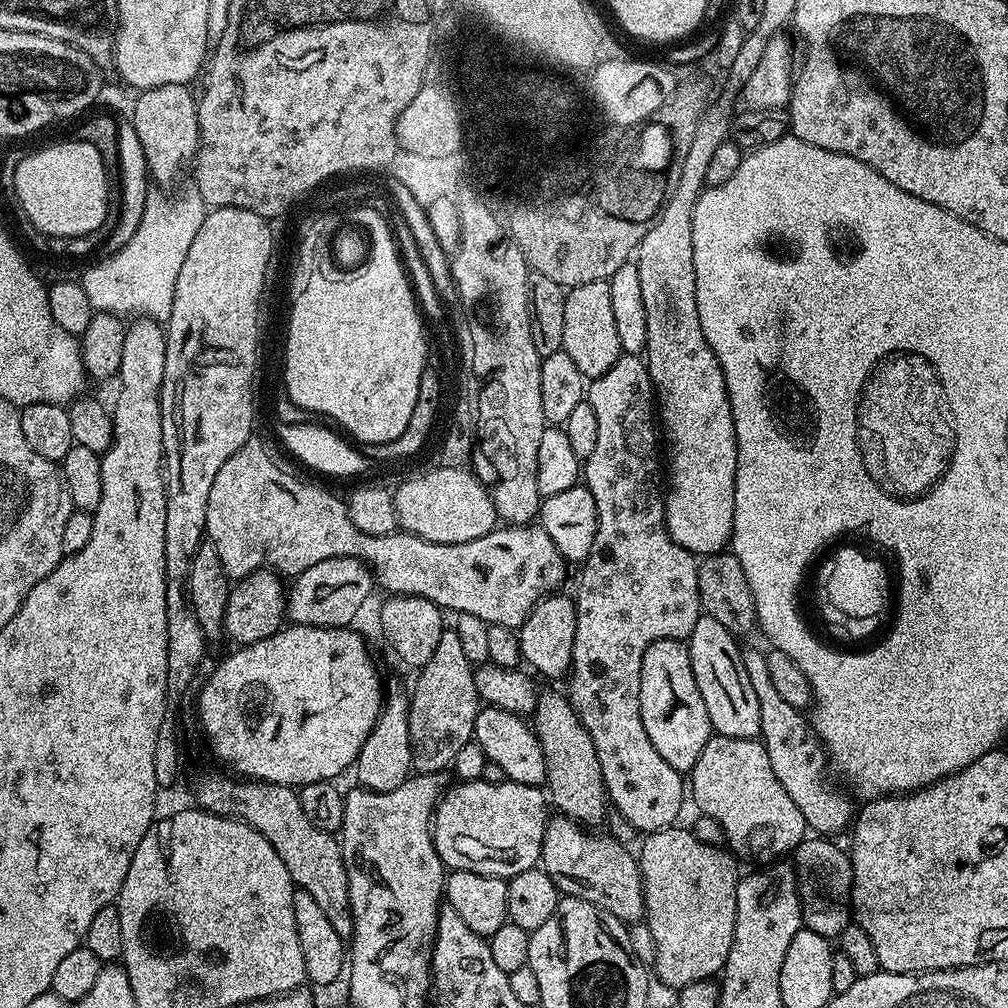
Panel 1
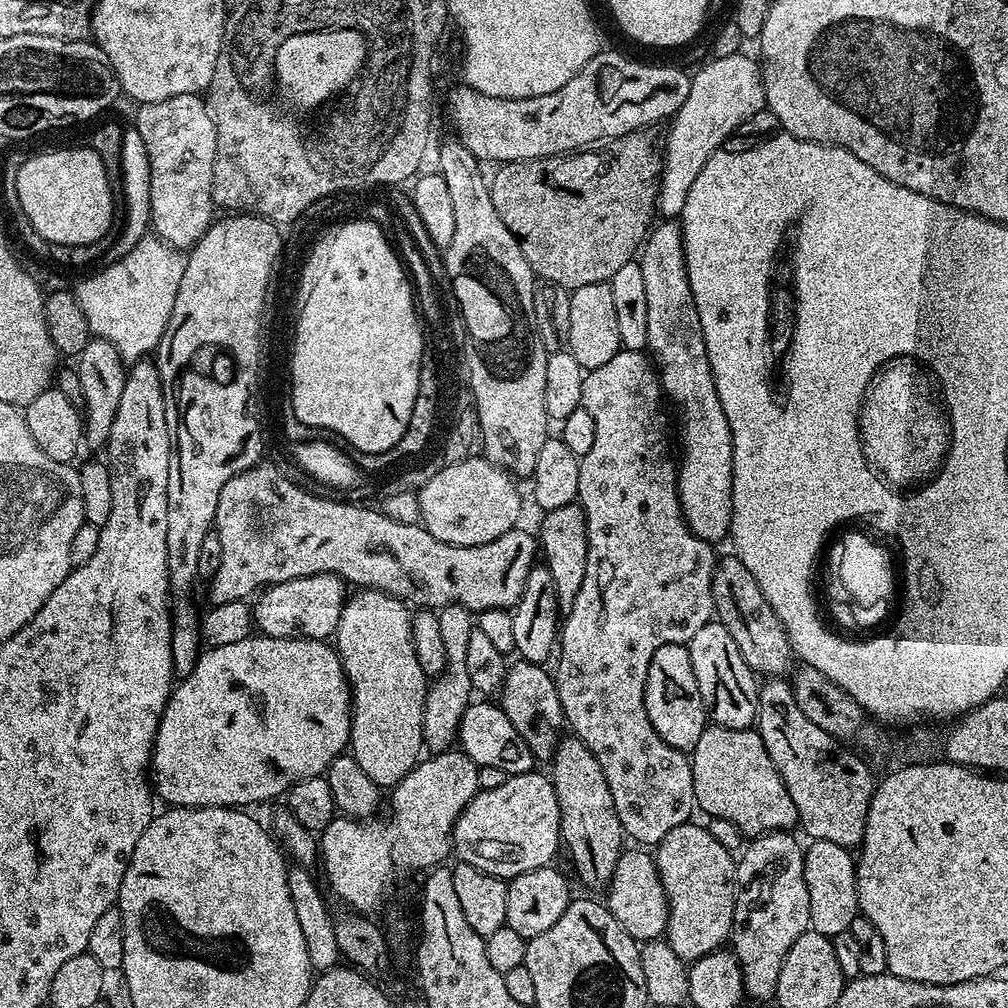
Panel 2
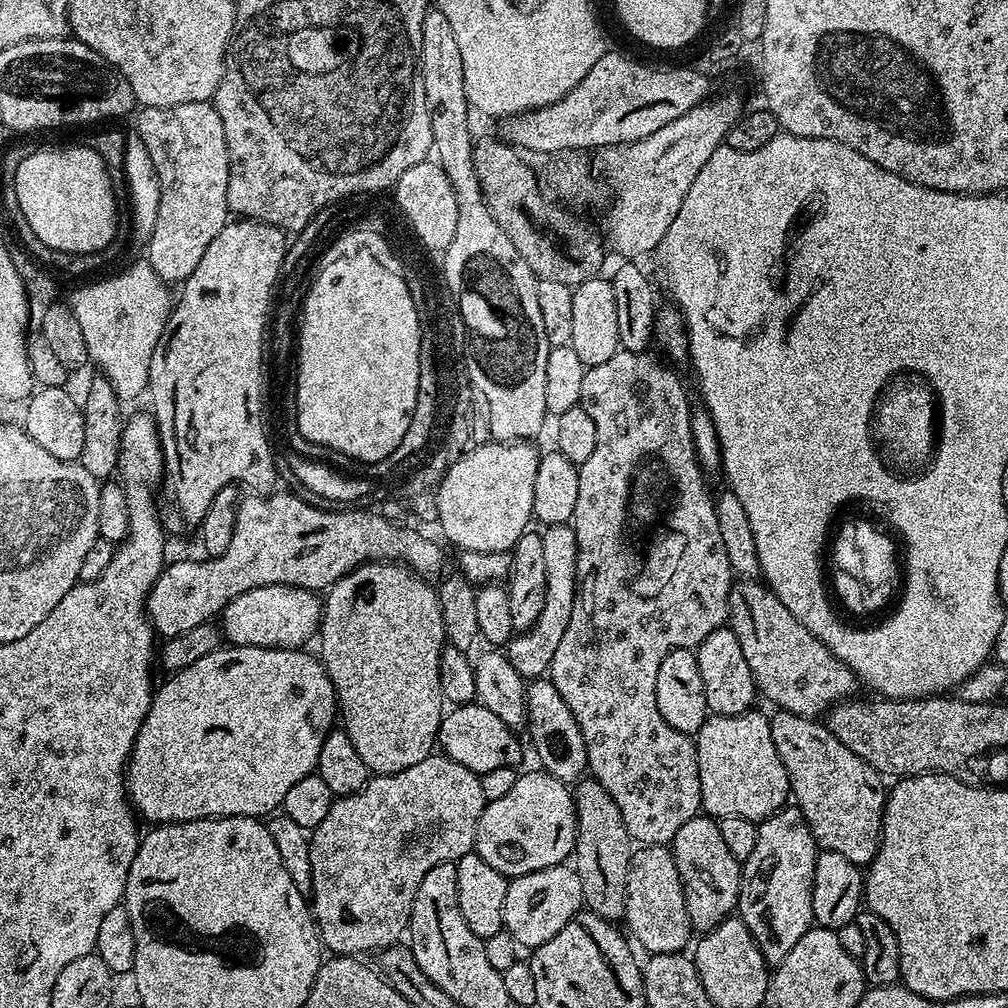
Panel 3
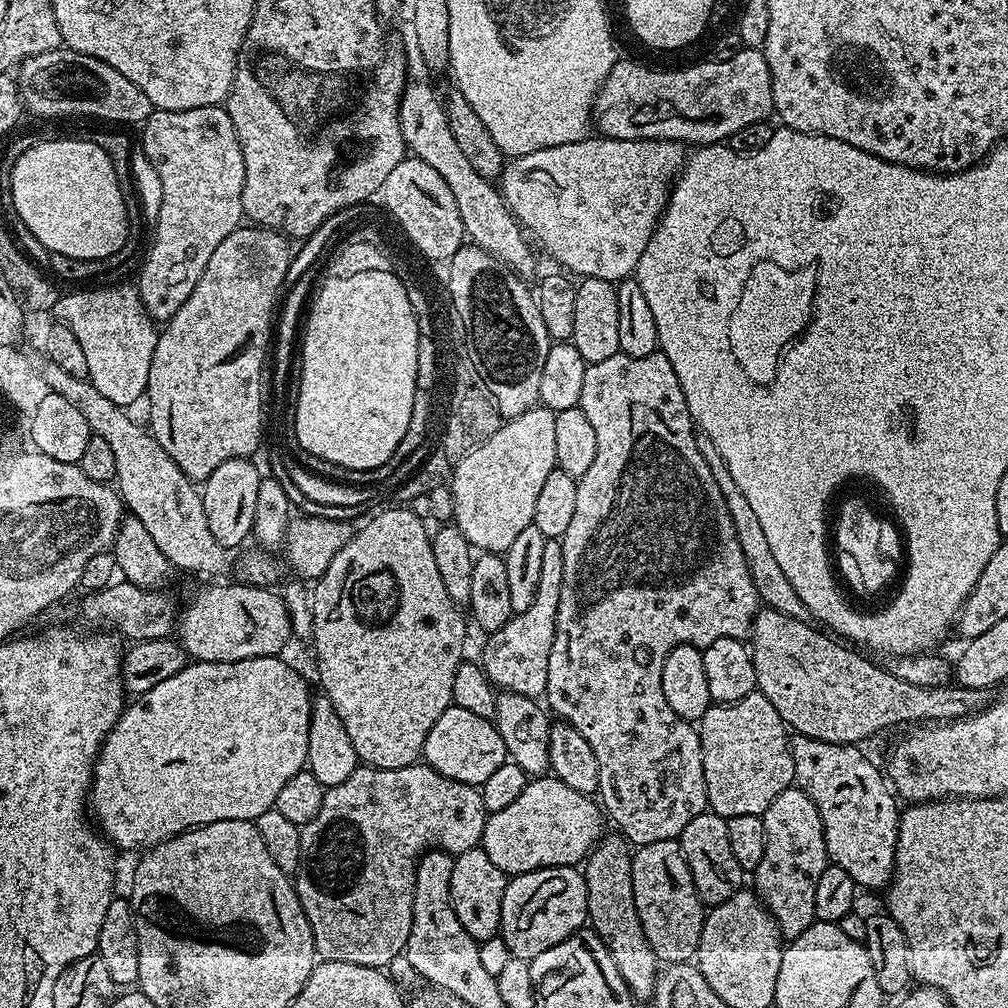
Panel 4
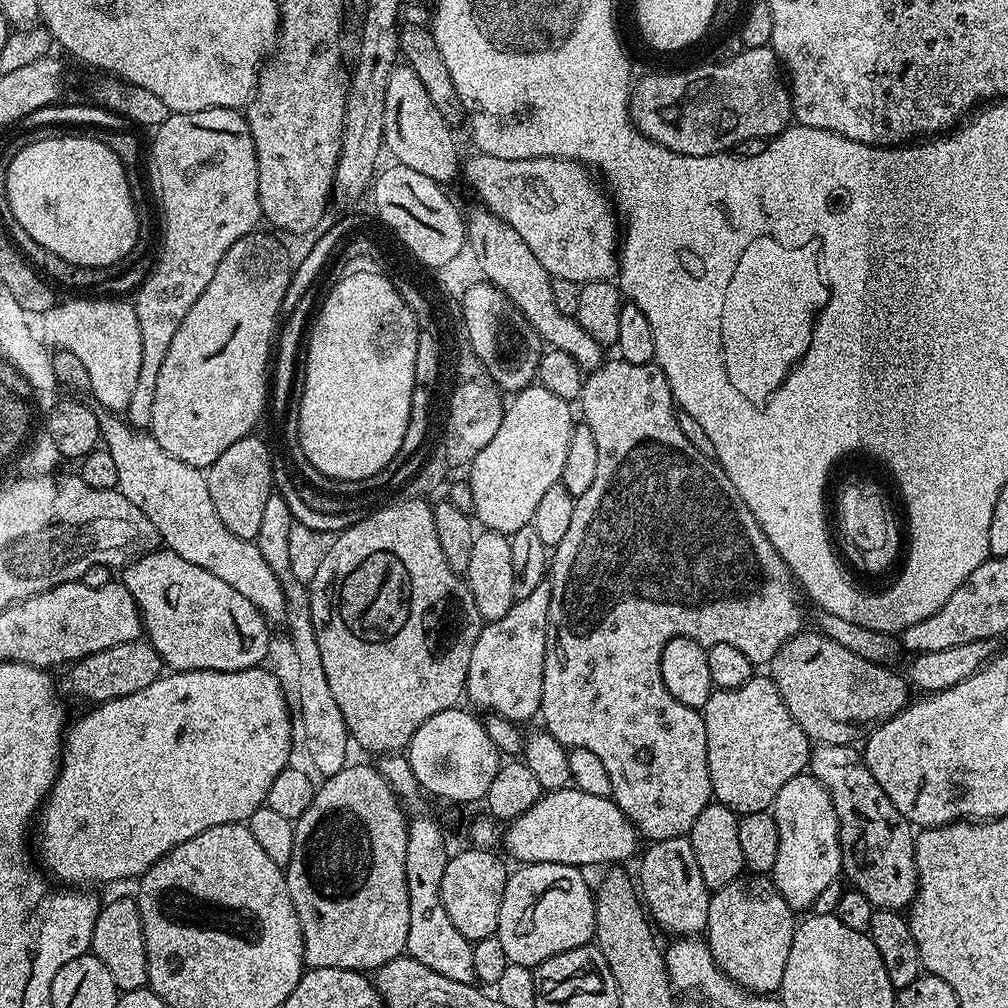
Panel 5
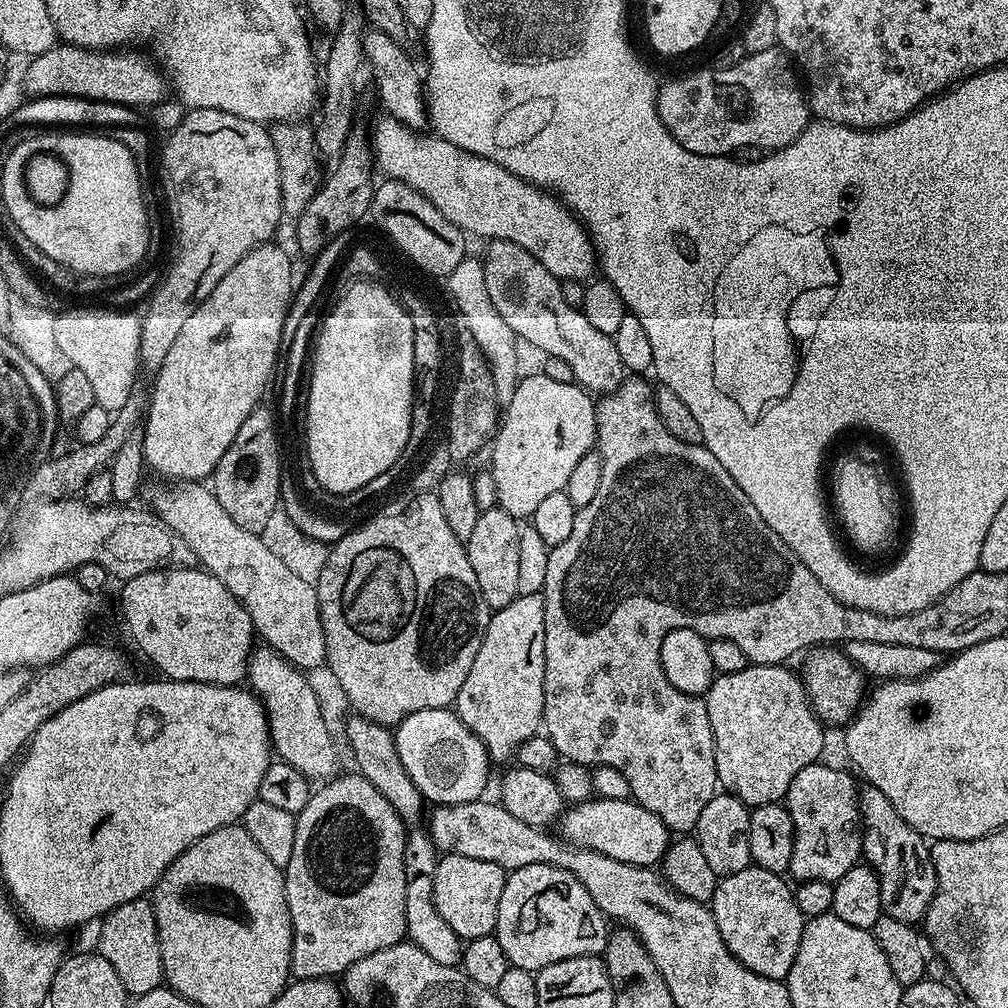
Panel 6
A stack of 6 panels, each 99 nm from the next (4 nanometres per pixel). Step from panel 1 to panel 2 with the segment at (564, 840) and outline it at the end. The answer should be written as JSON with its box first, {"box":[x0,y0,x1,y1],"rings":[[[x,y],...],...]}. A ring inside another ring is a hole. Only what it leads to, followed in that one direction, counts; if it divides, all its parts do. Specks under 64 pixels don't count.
{"box":[606,846,668,942],"rings":[[[632,846],[621,852],[612,881],[606,889],[606,895],[608,895],[606,903],[610,914],[614,914],[622,930],[626,930],[626,934],[630,934],[632,940],[637,942],[659,940],[667,933],[668,899],[651,851]]]}

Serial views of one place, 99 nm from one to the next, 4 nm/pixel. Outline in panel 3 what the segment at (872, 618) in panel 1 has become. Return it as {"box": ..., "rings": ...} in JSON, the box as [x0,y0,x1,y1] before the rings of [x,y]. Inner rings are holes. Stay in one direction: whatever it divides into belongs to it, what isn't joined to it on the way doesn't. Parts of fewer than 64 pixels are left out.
{"box":[832,520,902,612],"rings":[[[852,520],[849,524],[844,524],[840,528],[840,533],[836,536],[836,545],[832,548],[832,560],[836,563],[836,584],[840,588],[844,588],[844,596],[848,599],[848,608],[852,612],[876,612],[888,599],[892,596],[892,591],[897,591],[898,585],[902,580],[902,564],[896,561],[896,548],[892,545],[892,540],[884,532],[879,532],[874,525],[868,520]]]}

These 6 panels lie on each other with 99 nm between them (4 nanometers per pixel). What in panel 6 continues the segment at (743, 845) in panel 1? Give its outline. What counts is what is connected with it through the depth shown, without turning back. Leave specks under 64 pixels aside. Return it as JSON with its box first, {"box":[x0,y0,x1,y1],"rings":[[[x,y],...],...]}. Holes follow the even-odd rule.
{"box":[703,663,825,808],"rings":[[[749,663],[747,668],[734,670],[734,674],[719,674],[708,687],[706,695],[703,697],[706,706],[706,714],[710,714],[710,730],[716,743],[716,779],[719,787],[732,796],[738,797],[743,804],[752,808],[757,808],[763,804],[778,804],[787,797],[790,790],[790,782],[794,782],[794,774],[806,766],[817,763],[821,759],[820,751],[824,748],[825,725],[816,717],[816,712],[808,700],[808,695],[804,689],[804,681],[799,675],[796,676],[784,664],[758,665]]]}

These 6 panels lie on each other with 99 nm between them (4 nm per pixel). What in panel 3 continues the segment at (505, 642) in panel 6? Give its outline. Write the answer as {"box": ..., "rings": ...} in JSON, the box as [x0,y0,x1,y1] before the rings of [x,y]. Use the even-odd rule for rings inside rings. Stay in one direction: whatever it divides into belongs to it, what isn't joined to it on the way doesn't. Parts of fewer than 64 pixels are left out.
{"box":[506,523,578,678],"rings":[[[571,523],[550,524],[540,532],[542,538],[542,555],[546,562],[546,606],[542,614],[538,614],[538,622],[530,626],[530,630],[513,635],[506,645],[506,654],[518,670],[518,674],[525,678],[540,678],[551,669],[552,659],[558,650],[558,645],[562,643],[562,638],[566,634],[566,626],[570,626],[570,614],[574,614],[574,598],[576,597],[576,567],[578,566],[578,538]]]}

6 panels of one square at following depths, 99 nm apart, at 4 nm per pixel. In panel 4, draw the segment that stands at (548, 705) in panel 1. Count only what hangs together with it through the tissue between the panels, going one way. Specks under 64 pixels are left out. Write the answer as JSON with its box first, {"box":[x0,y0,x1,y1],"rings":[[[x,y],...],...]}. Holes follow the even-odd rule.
{"box":[582,834,658,1001],"rings":[[[605,834],[600,837],[595,848],[588,853],[582,864],[584,881],[586,882],[586,902],[588,903],[588,919],[593,932],[602,938],[606,950],[610,950],[610,958],[618,966],[618,972],[626,982],[633,1001],[651,1001],[655,994],[655,982],[658,973],[658,961],[650,942],[646,942],[646,934],[642,934],[642,922],[638,918],[638,910],[634,906],[634,882],[632,881],[632,853],[627,840],[619,834]]]}

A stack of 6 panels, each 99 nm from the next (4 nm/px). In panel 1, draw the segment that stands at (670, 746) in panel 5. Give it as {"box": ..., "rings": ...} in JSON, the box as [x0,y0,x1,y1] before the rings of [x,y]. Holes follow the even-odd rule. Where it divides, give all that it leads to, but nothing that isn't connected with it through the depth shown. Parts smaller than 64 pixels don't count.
{"box":[566,354,702,834],"rings":[[[621,354],[618,362],[606,370],[597,380],[591,381],[586,388],[586,399],[590,406],[594,406],[594,415],[598,418],[598,439],[594,451],[588,455],[588,459],[582,464],[582,483],[585,488],[594,494],[594,502],[598,506],[598,530],[594,534],[594,546],[590,546],[590,554],[582,562],[584,568],[580,572],[580,585],[574,591],[576,602],[576,629],[574,630],[574,650],[572,651],[572,666],[566,677],[566,695],[574,706],[582,726],[590,734],[594,742],[594,750],[598,750],[598,762],[602,766],[602,778],[608,791],[608,800],[615,811],[637,833],[647,834],[657,832],[663,828],[673,827],[680,816],[680,807],[686,804],[686,780],[681,772],[674,770],[658,750],[654,750],[654,742],[646,734],[646,726],[642,726],[642,710],[640,709],[640,667],[646,650],[654,642],[659,640],[683,640],[687,641],[688,635],[694,630],[694,622],[702,615],[700,595],[698,594],[698,560],[691,552],[688,552],[678,542],[674,542],[668,533],[668,527],[664,525],[664,498],[661,489],[656,489],[656,484],[650,477],[656,472],[656,436],[658,440],[658,420],[654,415],[654,389],[652,379],[648,373],[647,363],[639,355]]]}

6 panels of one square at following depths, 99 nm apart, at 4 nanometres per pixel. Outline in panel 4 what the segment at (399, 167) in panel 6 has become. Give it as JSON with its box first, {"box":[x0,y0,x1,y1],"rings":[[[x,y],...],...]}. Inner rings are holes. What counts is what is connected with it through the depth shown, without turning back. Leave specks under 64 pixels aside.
{"box":[498,138,685,282],"rings":[[[589,138],[562,146],[546,146],[546,150],[509,159],[498,177],[498,187],[520,227],[537,245],[544,247],[550,259],[564,267],[561,269],[565,273],[576,278],[589,276],[619,282],[635,273],[638,258],[642,258],[642,250],[660,221],[670,189],[685,163],[685,145],[675,140]]]}

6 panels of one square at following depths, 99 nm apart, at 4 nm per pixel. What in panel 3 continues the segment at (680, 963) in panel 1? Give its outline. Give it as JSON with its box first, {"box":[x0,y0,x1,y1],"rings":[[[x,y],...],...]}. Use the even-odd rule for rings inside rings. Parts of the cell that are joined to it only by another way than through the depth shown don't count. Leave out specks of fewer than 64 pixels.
{"box":[670,814,741,933],"rings":[[[698,814],[686,822],[686,826],[674,834],[670,847],[684,887],[686,914],[697,933],[706,933],[737,911],[740,903],[741,861],[730,854],[719,823],[707,814]]]}

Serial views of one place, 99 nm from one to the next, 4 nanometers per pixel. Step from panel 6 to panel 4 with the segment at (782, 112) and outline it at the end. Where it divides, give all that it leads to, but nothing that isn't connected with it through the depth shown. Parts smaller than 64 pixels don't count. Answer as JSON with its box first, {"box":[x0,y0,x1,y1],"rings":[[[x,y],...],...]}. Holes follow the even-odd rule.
{"box":[592,47,773,146],"rings":[[[745,47],[726,62],[708,58],[705,64],[692,64],[689,68],[676,68],[673,72],[655,72],[644,64],[617,59],[592,102],[594,128],[600,131],[597,133],[601,137],[609,140],[675,140],[685,146],[727,142],[744,126],[767,121],[773,112],[770,66],[761,49]]]}

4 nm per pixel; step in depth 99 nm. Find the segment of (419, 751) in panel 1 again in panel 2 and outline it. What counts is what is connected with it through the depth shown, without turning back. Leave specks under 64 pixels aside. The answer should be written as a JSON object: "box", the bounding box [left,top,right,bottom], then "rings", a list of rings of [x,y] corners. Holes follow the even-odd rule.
{"box":[424,604,474,753],"rings":[[[448,604],[436,612],[438,626],[442,626],[442,642],[446,645],[448,667],[443,676],[429,683],[424,703],[424,748],[429,753],[447,752],[457,743],[462,714],[474,696],[470,674],[466,674],[466,645],[474,631],[474,616],[460,604]]]}

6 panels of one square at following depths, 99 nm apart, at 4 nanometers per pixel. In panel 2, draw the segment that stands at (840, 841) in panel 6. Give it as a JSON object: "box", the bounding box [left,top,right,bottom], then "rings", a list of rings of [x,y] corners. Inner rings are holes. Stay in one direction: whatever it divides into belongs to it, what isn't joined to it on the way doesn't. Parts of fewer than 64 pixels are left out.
{"box":[730,830,810,1001],"rings":[[[785,830],[757,836],[736,860],[736,905],[730,948],[740,963],[744,995],[751,999],[753,996],[756,1000],[771,1001],[775,997],[778,974],[782,974],[782,962],[786,962],[790,946],[810,928],[810,894],[804,877],[805,845],[792,835]]]}

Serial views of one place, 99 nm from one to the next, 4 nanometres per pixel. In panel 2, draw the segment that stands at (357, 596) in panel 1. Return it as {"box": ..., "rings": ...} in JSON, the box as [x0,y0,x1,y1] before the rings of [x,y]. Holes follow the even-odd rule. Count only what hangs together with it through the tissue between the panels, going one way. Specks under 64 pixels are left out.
{"box":[252,572,346,641],"rings":[[[329,572],[270,584],[255,597],[252,610],[255,627],[263,635],[274,638],[327,641],[336,635],[338,618],[346,599],[344,588],[346,589],[346,581]]]}

